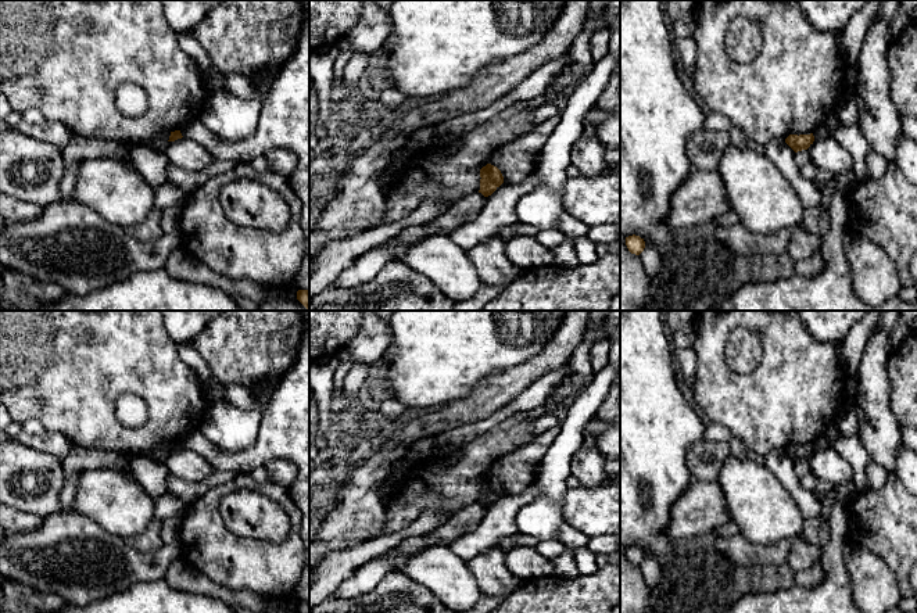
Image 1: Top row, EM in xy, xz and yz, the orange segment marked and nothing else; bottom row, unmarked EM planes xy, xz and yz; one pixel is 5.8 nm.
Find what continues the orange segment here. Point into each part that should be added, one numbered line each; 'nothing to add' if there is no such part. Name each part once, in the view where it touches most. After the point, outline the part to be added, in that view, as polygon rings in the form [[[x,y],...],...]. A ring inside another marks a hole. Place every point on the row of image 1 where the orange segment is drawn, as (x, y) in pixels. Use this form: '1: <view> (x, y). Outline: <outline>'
nothing to add

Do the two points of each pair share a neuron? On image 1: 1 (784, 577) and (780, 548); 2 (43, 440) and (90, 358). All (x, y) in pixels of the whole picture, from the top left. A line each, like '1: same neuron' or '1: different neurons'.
1: different neurons
2: different neurons

